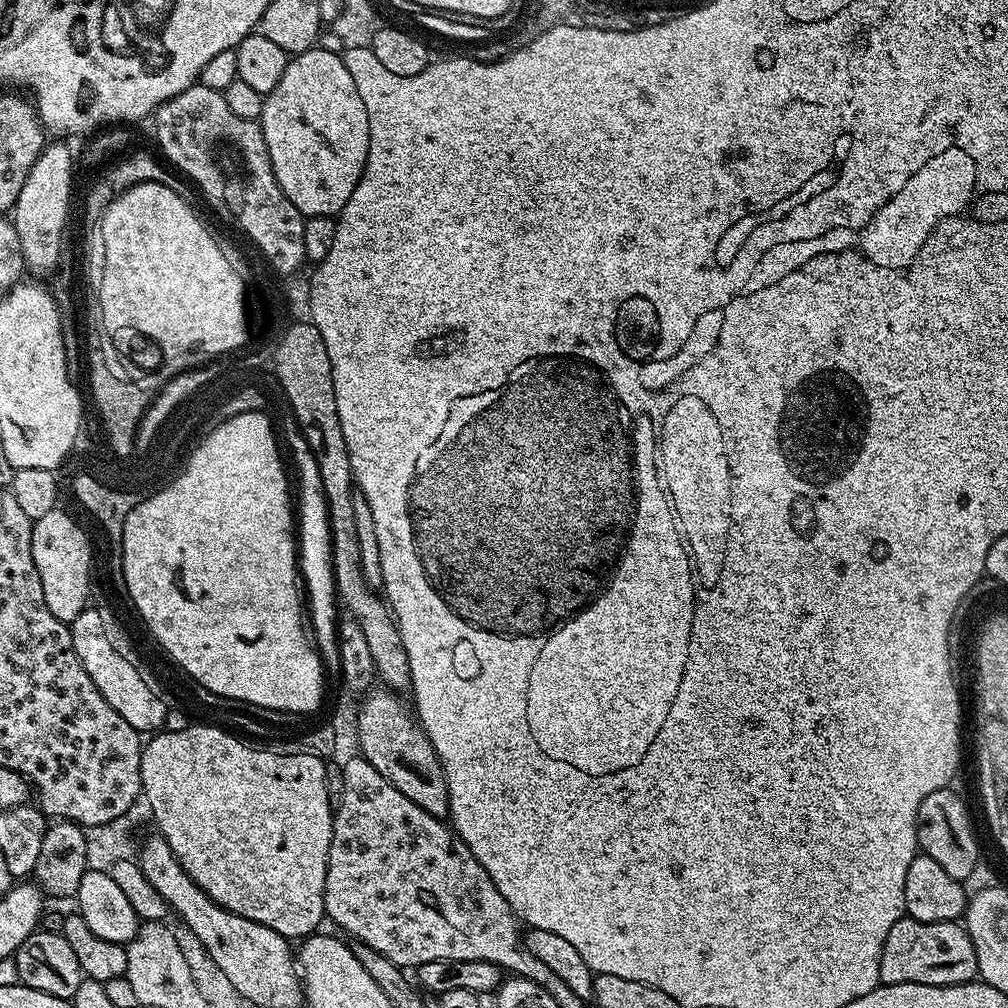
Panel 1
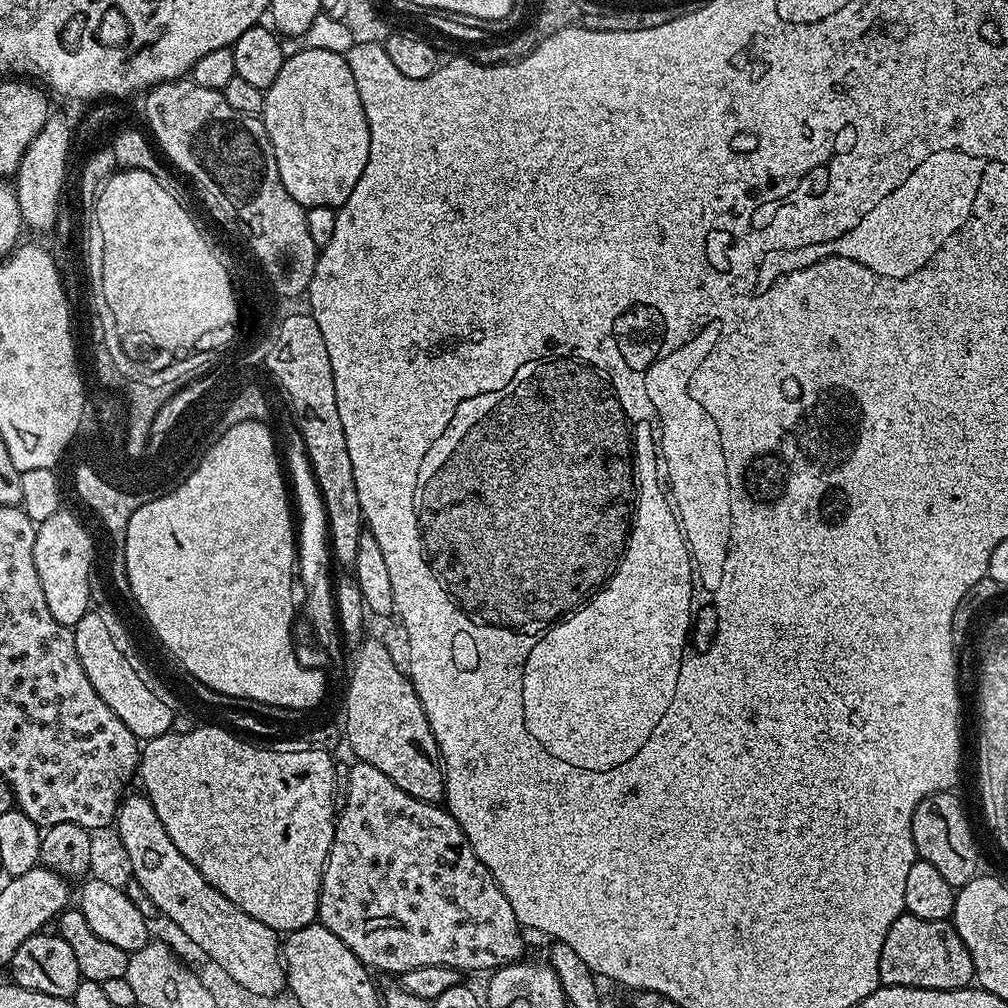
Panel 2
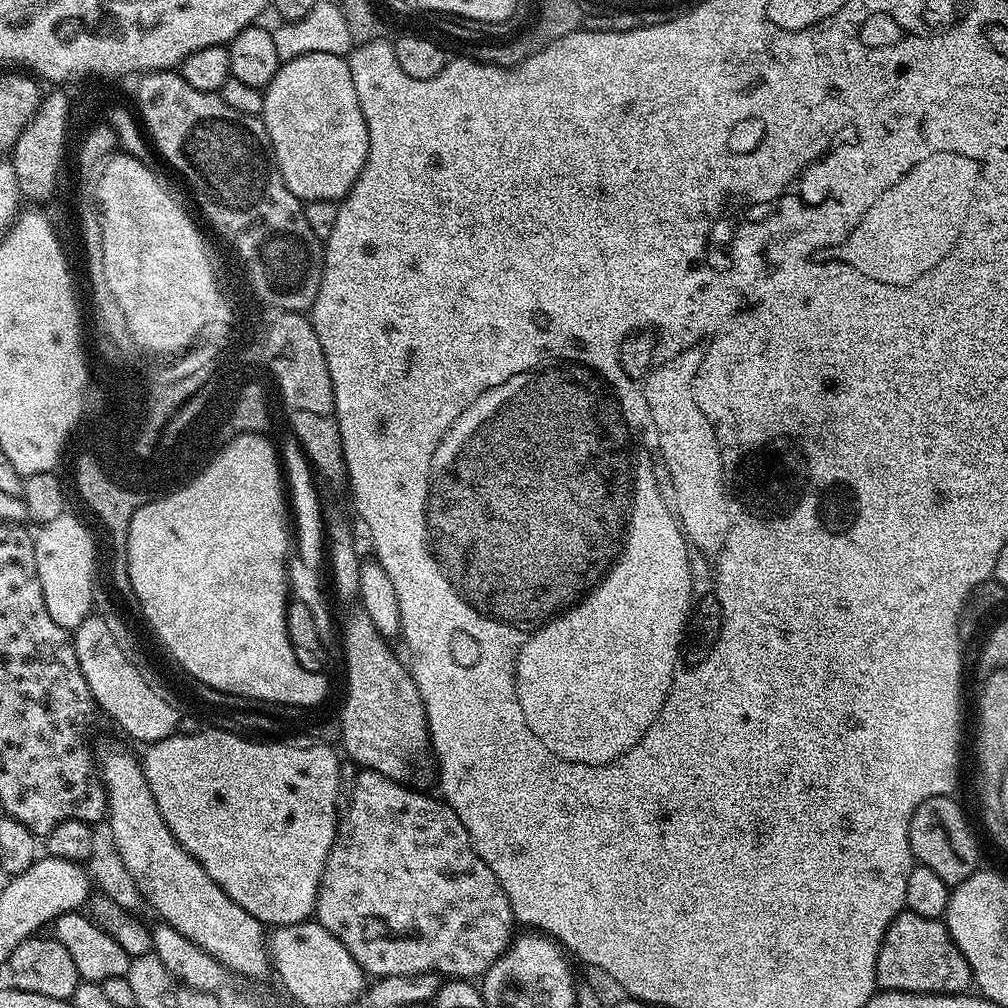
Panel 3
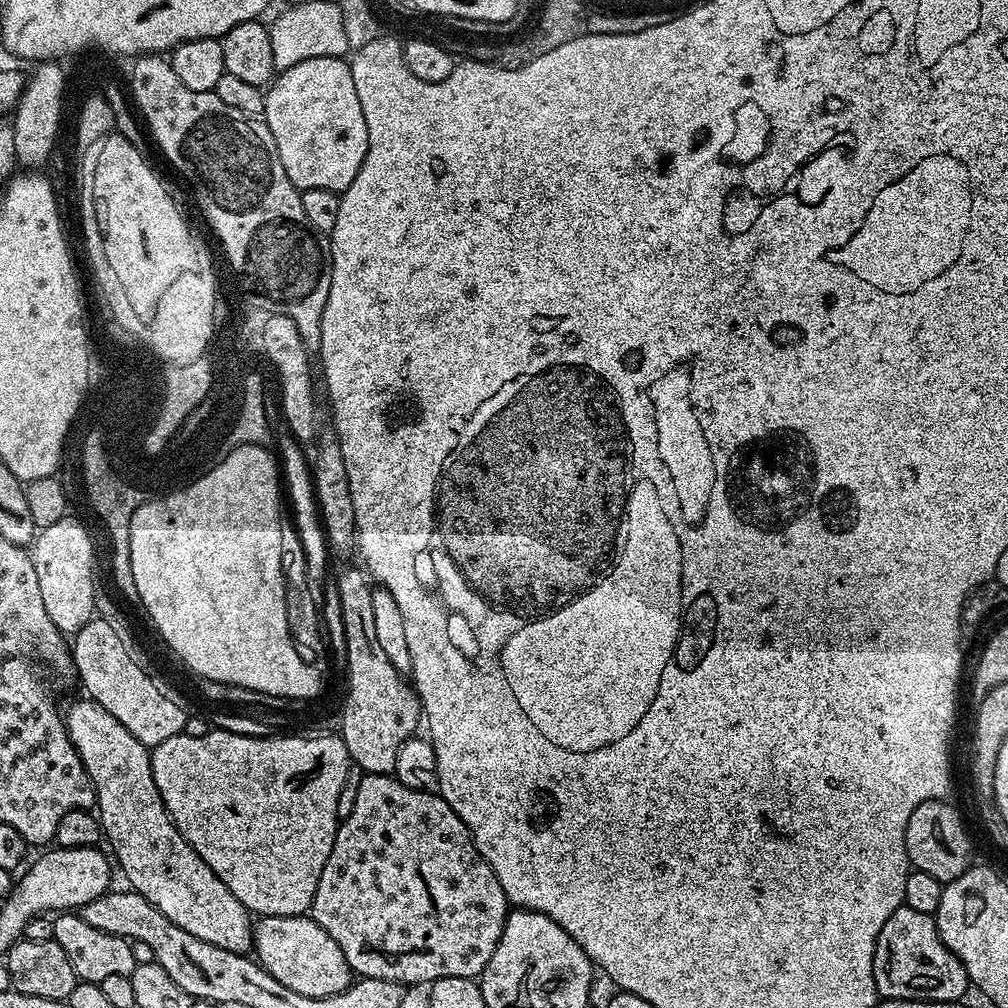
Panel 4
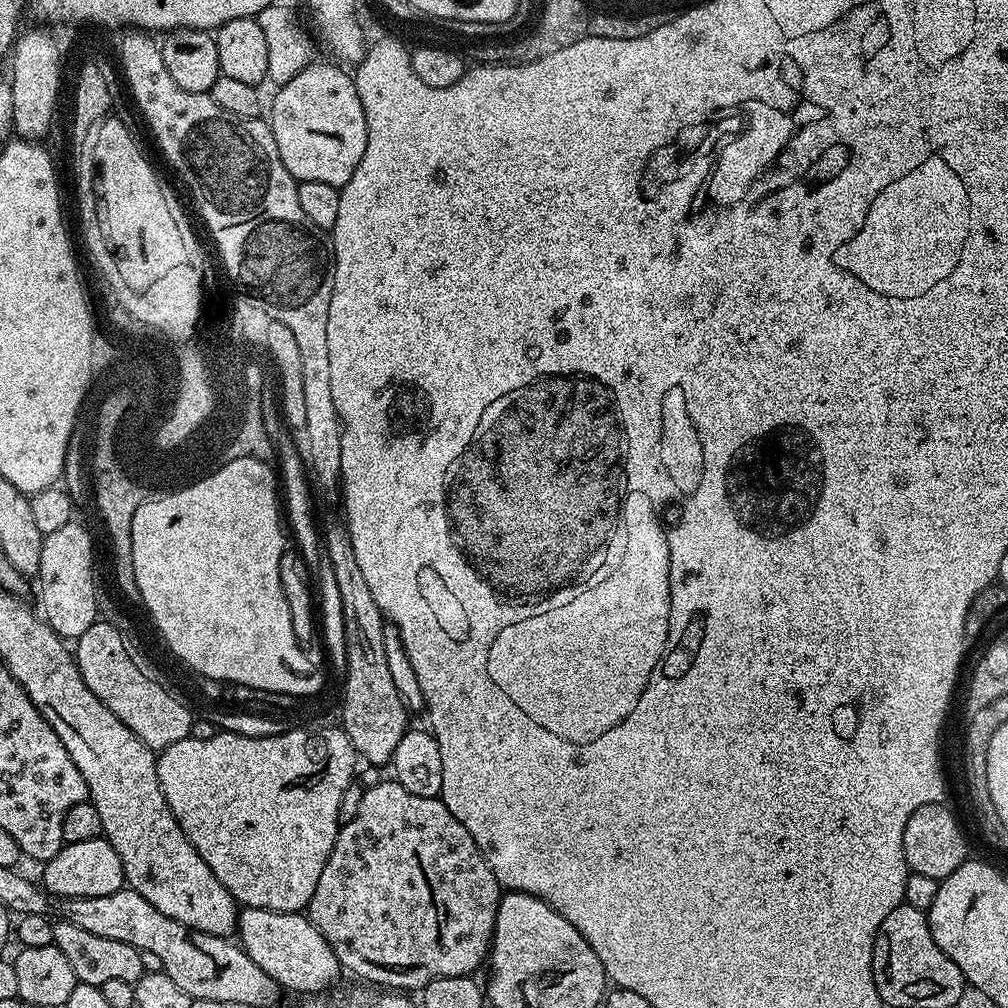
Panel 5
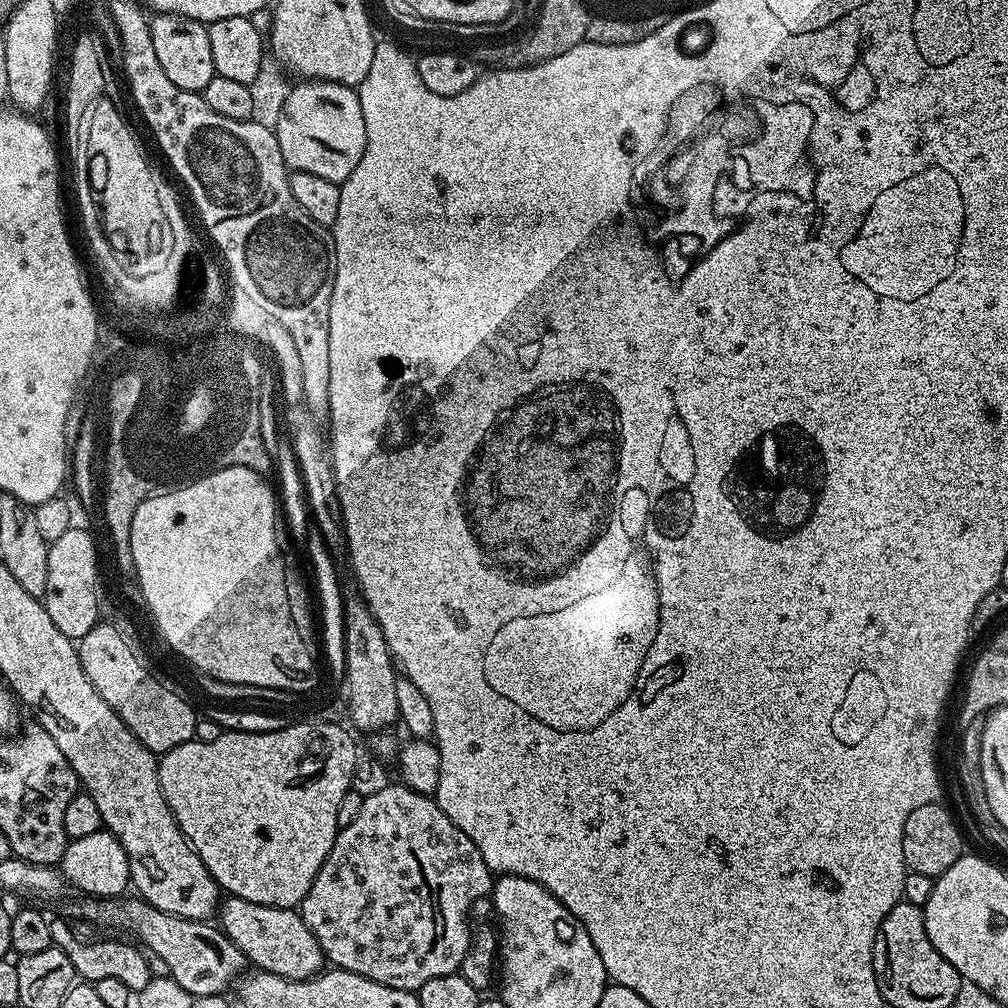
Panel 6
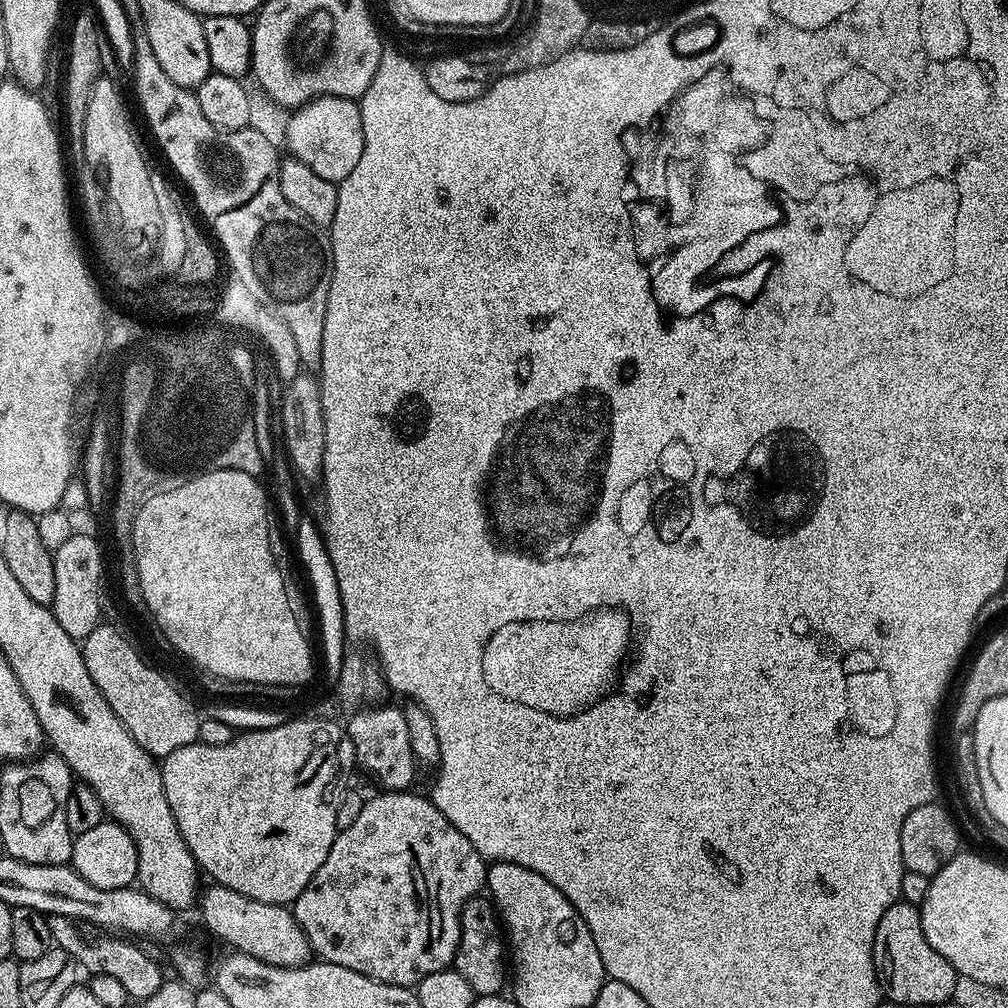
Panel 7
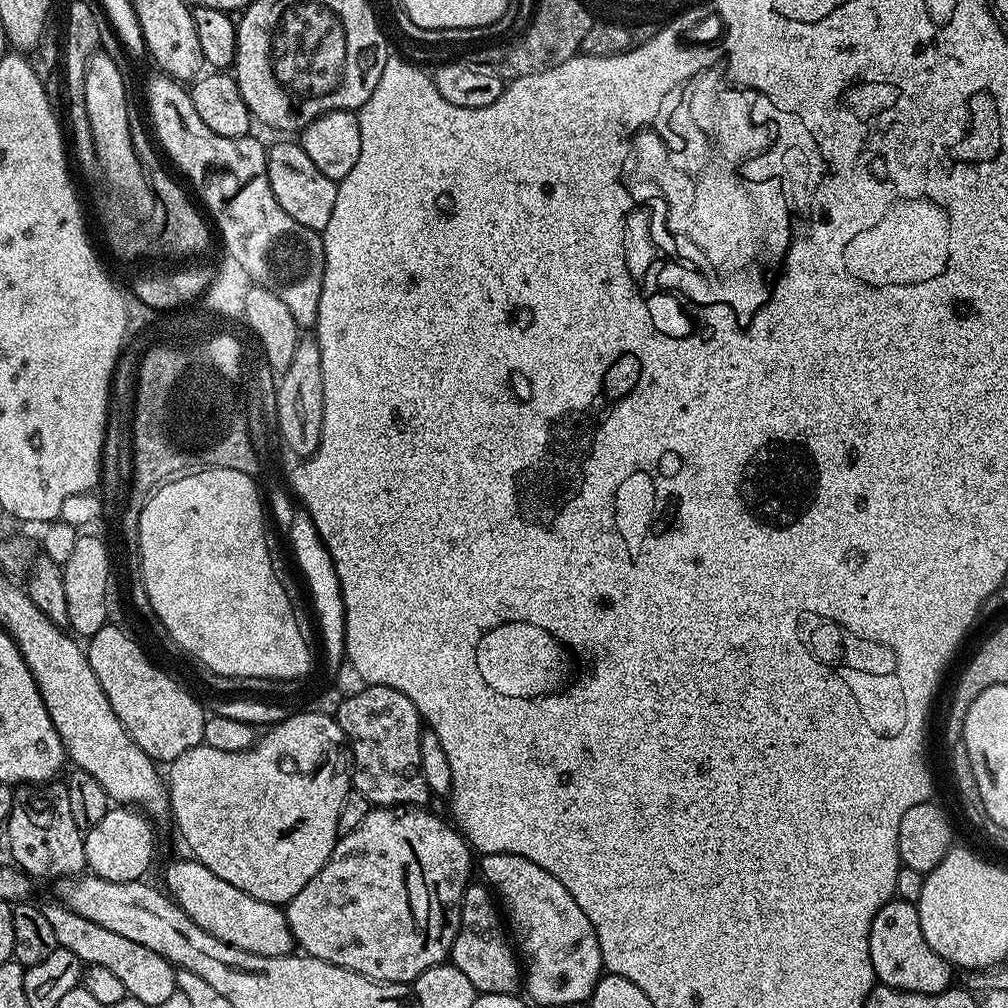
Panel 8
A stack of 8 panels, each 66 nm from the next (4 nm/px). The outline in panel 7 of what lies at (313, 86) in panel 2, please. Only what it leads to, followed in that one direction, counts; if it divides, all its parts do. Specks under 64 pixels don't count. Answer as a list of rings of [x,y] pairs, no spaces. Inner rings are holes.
[[[320,96],[287,117],[287,150],[292,151],[289,153],[295,159],[306,162],[321,178],[333,182],[344,180],[346,174],[358,166],[363,145],[362,114],[356,100],[345,96]]]

